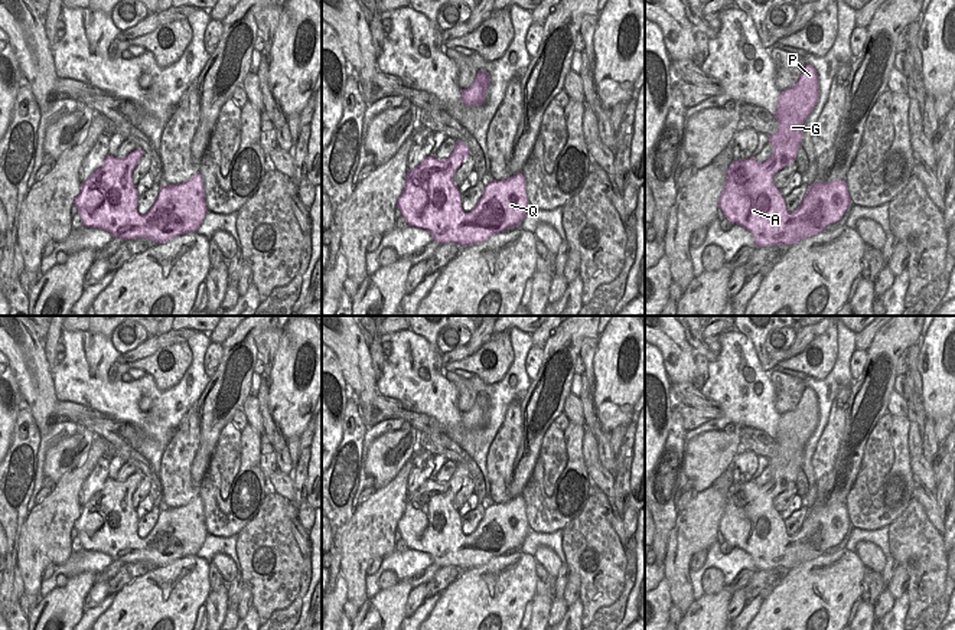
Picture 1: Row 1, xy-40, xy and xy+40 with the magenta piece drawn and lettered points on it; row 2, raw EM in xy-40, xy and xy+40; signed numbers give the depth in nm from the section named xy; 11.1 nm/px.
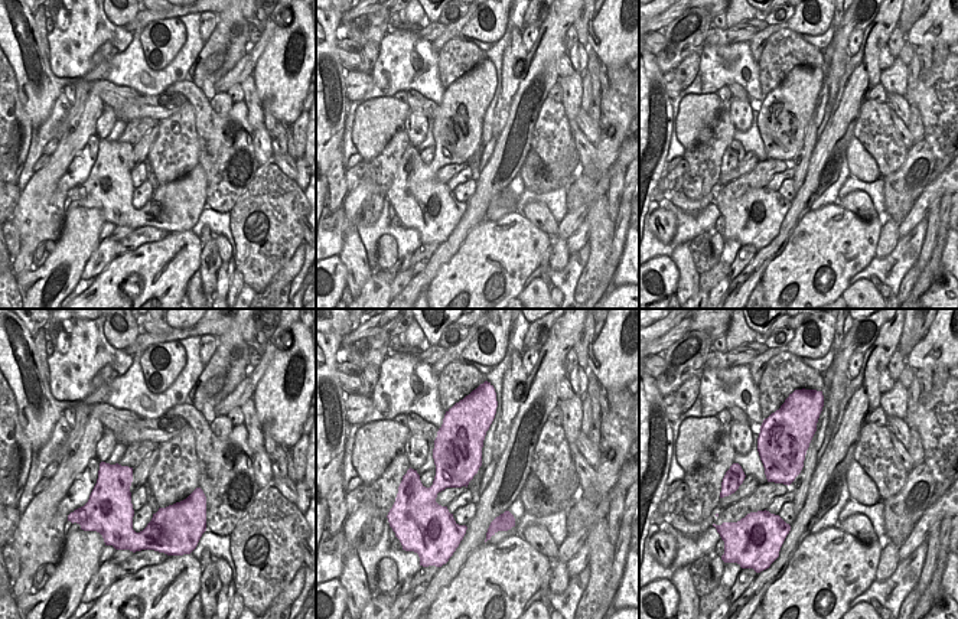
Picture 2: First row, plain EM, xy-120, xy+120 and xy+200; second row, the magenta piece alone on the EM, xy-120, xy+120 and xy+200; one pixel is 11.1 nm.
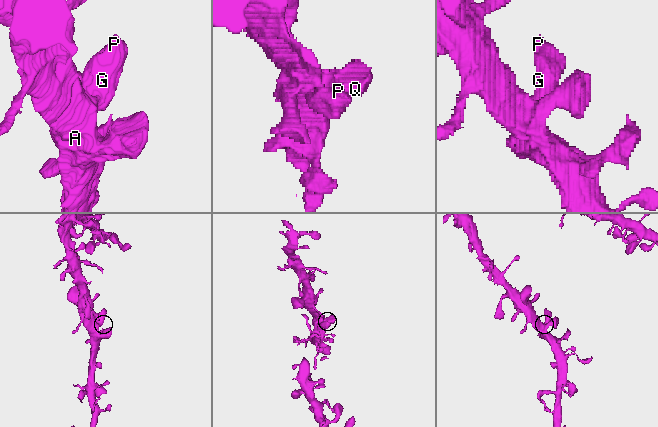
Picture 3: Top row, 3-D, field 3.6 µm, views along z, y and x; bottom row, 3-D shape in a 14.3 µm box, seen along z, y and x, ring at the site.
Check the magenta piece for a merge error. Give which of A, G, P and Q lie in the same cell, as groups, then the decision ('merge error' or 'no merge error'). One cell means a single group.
A G P Q | no merge error

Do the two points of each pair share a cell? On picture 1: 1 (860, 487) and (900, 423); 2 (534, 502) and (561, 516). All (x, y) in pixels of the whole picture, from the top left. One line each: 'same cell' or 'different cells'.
1: same cell
2: same cell

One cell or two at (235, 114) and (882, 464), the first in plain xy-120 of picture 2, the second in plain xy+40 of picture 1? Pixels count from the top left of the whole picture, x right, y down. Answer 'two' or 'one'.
two

